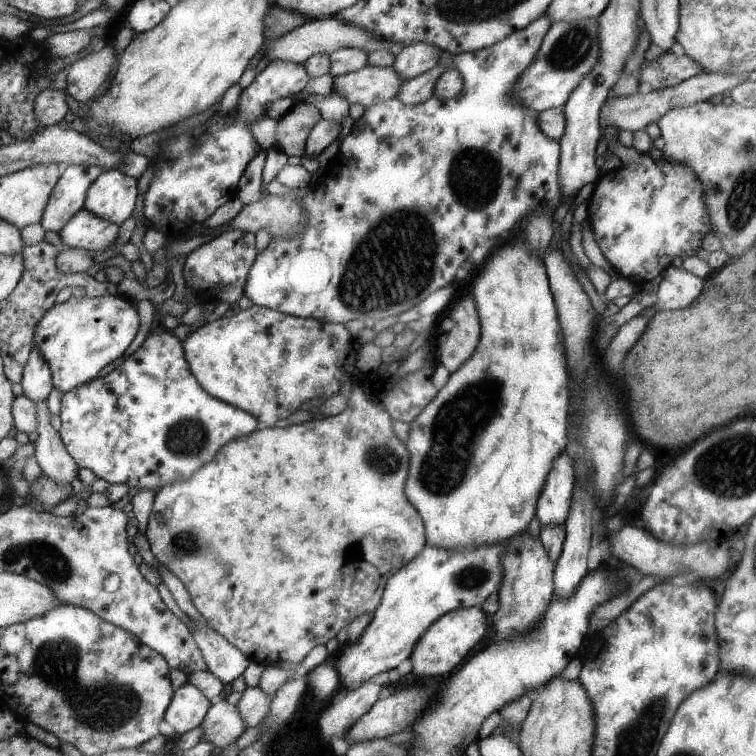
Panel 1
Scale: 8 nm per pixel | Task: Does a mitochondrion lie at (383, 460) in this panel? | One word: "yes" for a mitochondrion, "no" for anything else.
yes

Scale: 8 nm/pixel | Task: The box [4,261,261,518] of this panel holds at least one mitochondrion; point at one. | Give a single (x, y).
(187, 439)

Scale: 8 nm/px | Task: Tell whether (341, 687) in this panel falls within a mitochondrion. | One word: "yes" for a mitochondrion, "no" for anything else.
no

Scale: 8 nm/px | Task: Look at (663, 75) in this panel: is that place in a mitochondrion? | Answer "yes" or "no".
yes

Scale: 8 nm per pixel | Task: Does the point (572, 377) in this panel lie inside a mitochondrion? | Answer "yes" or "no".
no

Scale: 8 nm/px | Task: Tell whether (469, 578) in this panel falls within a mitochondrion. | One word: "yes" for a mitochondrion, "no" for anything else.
yes

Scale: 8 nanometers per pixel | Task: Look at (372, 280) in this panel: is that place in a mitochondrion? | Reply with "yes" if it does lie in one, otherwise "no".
yes

